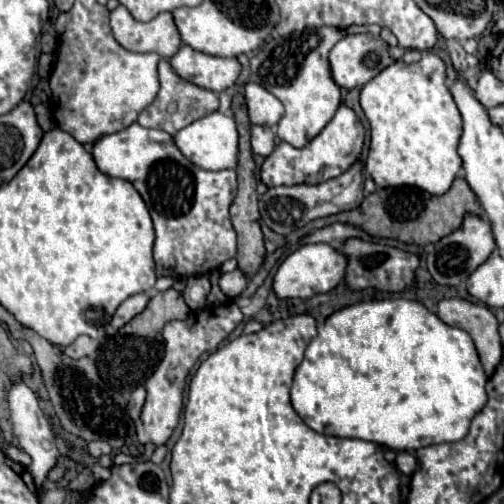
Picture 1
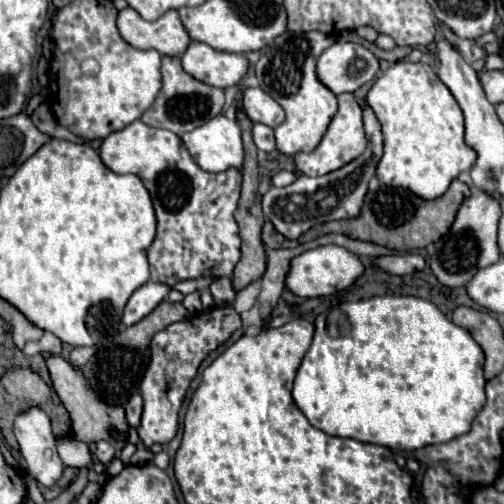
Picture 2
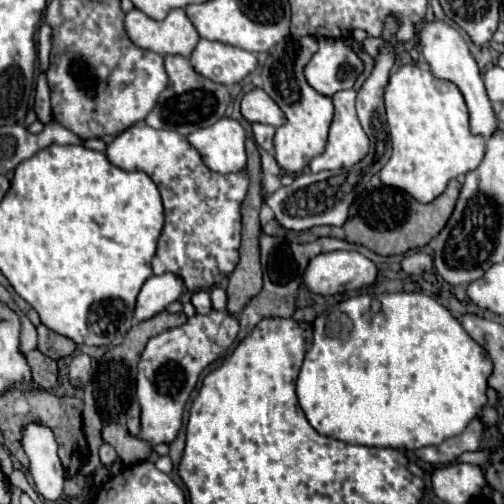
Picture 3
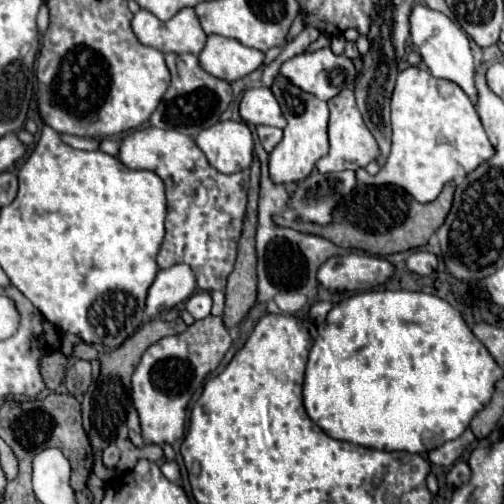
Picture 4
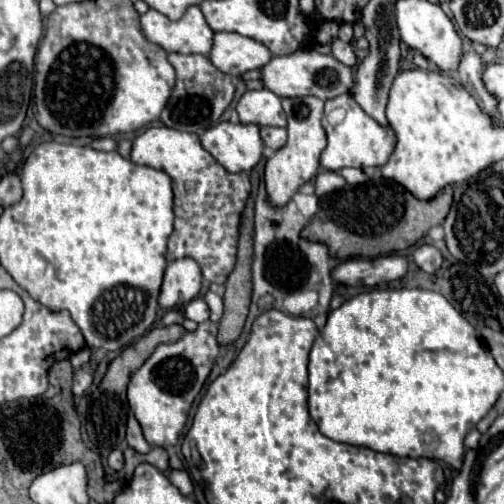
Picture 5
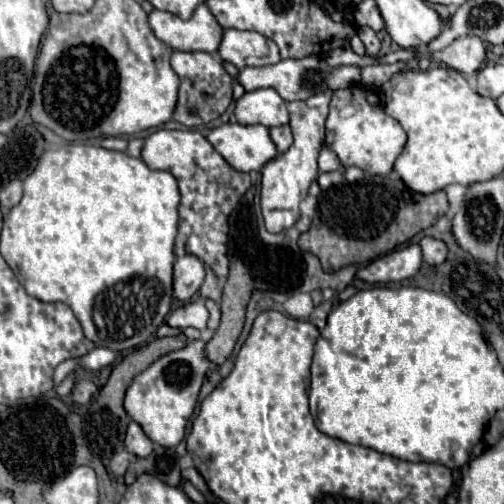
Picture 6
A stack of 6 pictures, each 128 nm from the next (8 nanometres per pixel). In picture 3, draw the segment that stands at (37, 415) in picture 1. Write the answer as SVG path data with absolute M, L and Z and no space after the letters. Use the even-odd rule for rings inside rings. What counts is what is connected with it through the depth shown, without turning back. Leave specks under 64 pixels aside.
M28 424L22 436L24 452L30 460L30 476L36 492L50 502L56 502L64 494L64 468L58 458L58 444L50 428L40 424Z

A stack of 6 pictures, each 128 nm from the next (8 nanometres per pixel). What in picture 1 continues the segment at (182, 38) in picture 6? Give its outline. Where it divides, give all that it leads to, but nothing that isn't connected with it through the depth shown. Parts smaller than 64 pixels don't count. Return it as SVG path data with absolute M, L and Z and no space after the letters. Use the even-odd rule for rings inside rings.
M118 6L110 14L110 26L114 38L132 52L156 52L162 58L170 58L182 46L170 12L162 12L148 22L138 22L124 6Z

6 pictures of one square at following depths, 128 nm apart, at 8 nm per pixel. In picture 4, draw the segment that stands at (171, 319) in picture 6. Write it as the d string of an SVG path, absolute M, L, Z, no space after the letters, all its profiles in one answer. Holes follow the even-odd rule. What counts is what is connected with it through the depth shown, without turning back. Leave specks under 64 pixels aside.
M196 292L186 300L186 310L194 316L194 320L202 320L206 316L210 316L210 308L212 308L212 298L208 292Z

